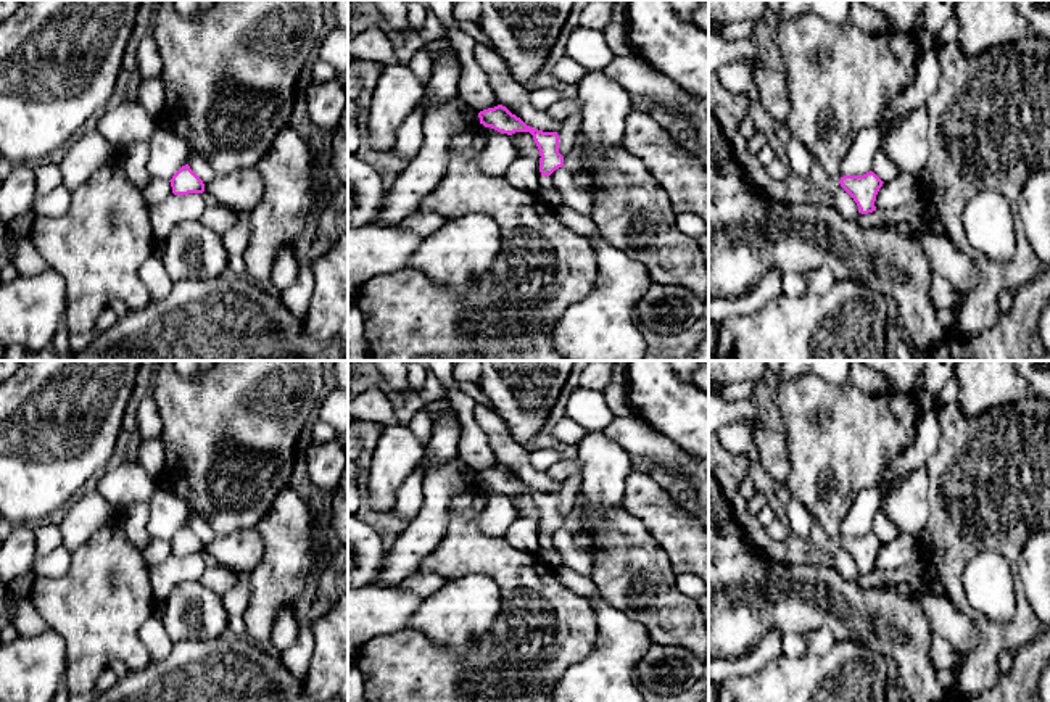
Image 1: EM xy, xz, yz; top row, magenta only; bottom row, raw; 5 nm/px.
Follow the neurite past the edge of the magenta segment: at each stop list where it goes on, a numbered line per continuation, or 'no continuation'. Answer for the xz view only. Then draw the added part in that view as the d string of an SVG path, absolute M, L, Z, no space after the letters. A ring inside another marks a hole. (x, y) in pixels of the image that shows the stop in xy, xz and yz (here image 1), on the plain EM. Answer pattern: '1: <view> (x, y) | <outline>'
1: xz (545, 553) | M541 536L541 539L539 539L539 549L538 549L536 555L543 562L551 565L554 570L559 568L559 565L552 560L552 541L548 536Z

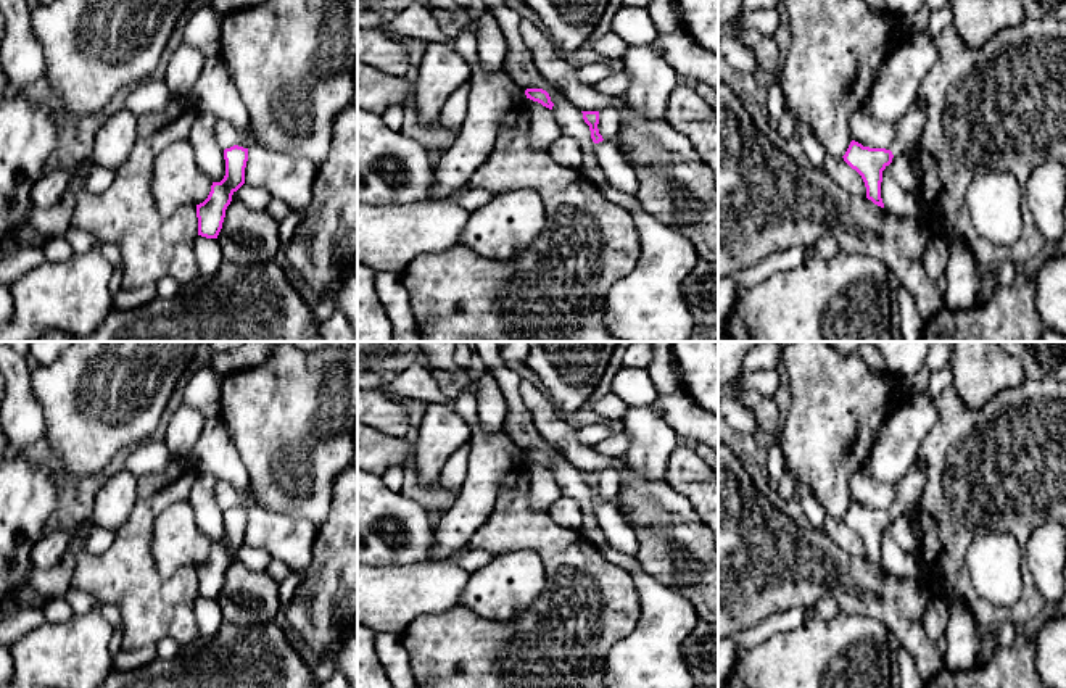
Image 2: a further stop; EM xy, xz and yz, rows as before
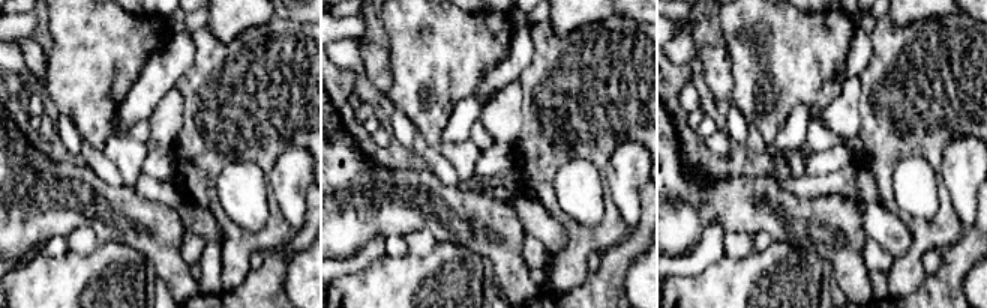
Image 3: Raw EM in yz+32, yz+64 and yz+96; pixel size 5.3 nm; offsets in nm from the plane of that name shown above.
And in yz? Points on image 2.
1: yz (910, 487) | M916 458L915 462L903 472L895 487L895 499L890 508L892 516L915 514L919 498L926 487L924 462Z

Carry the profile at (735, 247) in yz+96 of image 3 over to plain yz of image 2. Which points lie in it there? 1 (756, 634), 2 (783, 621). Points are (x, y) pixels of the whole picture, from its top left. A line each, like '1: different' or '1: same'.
1: same
2: same

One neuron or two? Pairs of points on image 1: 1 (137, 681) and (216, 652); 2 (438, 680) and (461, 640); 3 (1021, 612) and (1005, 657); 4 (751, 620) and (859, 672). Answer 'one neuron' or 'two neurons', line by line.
1: one neuron
2: two neurons
3: two neurons
4: two neurons

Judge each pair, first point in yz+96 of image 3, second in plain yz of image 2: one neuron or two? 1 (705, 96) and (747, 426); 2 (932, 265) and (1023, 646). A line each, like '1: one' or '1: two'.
1: one
2: two

